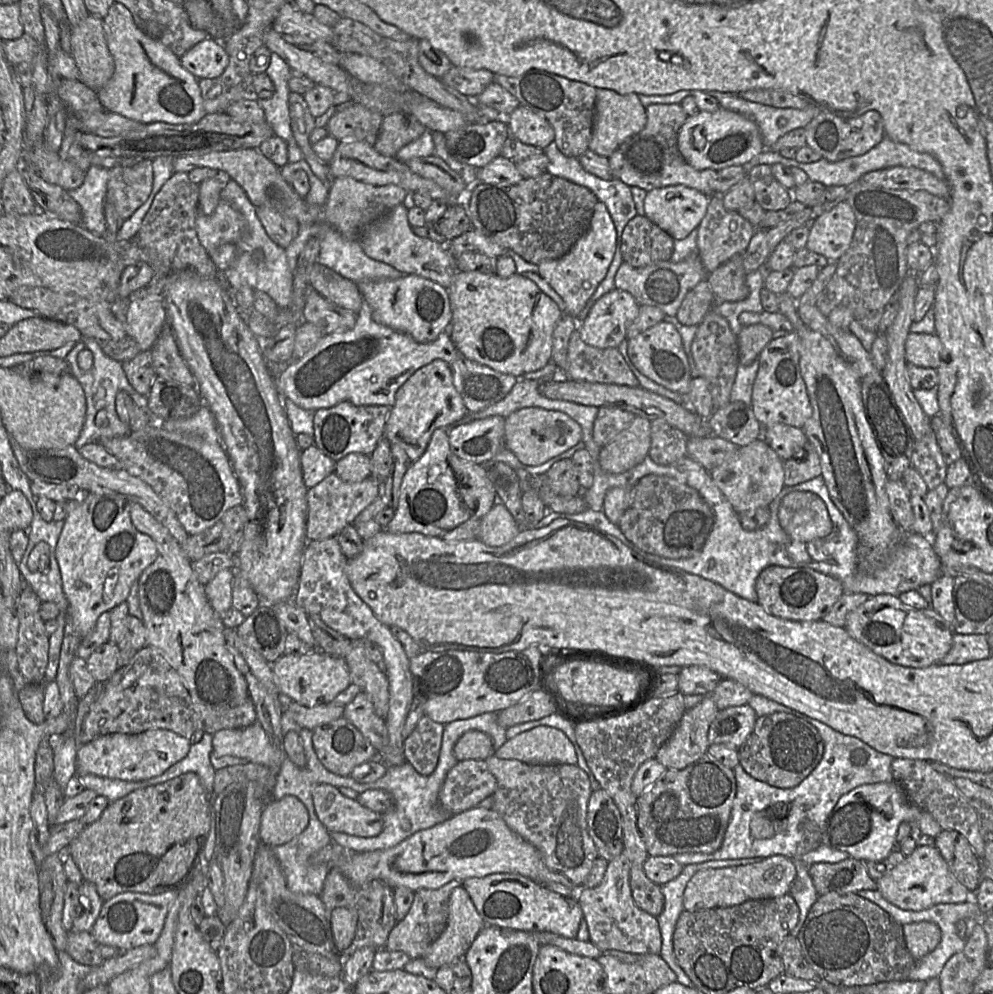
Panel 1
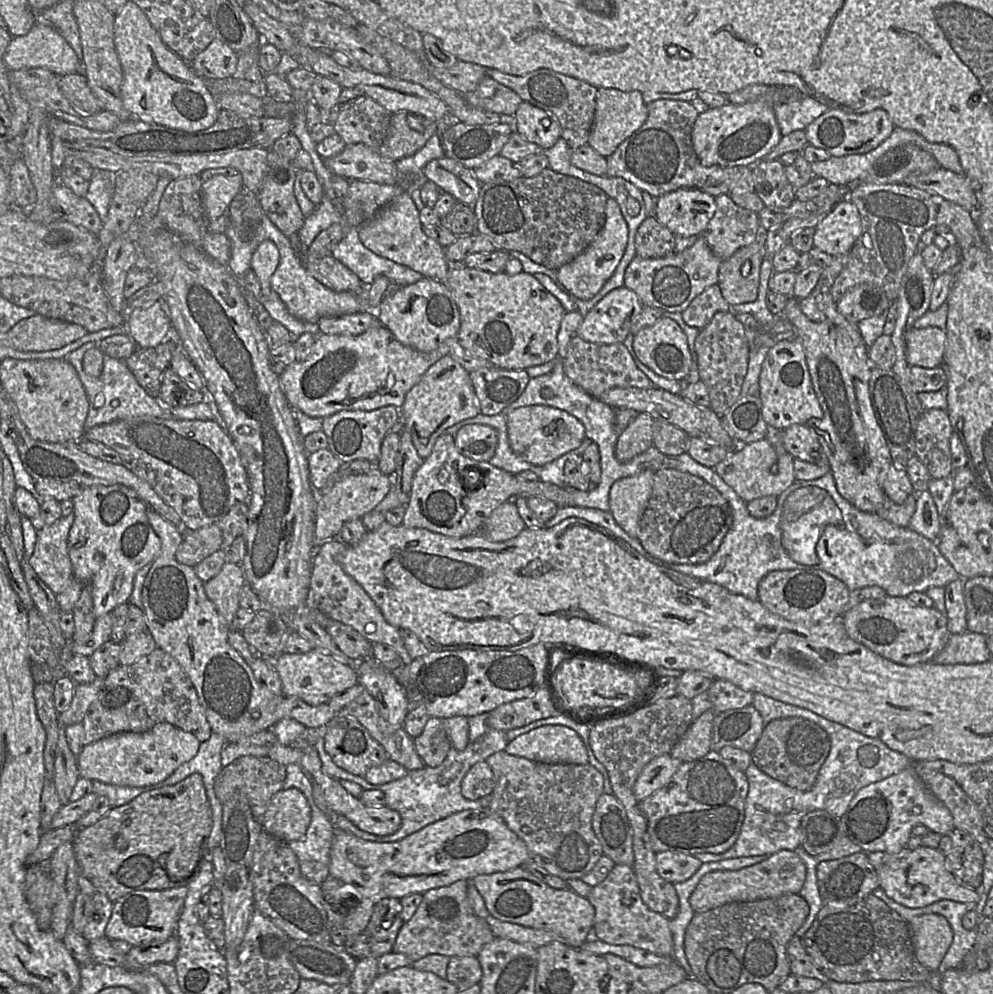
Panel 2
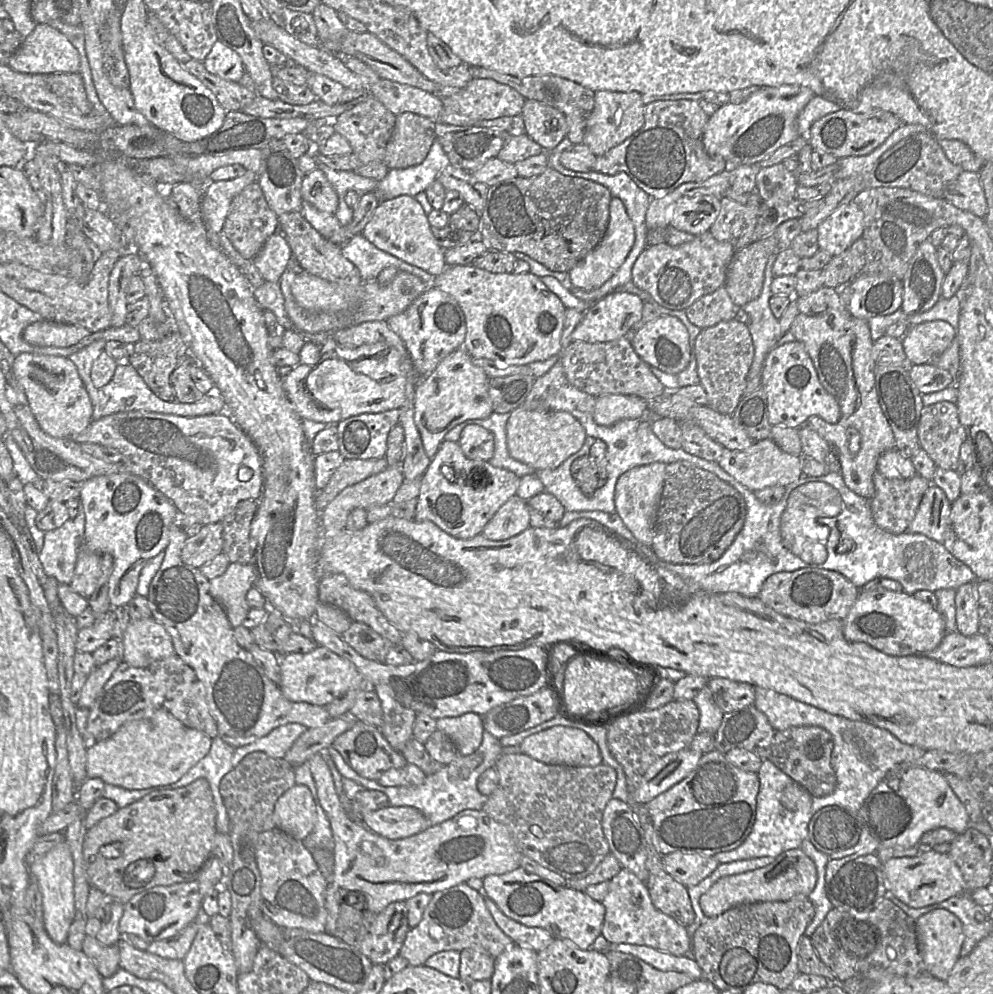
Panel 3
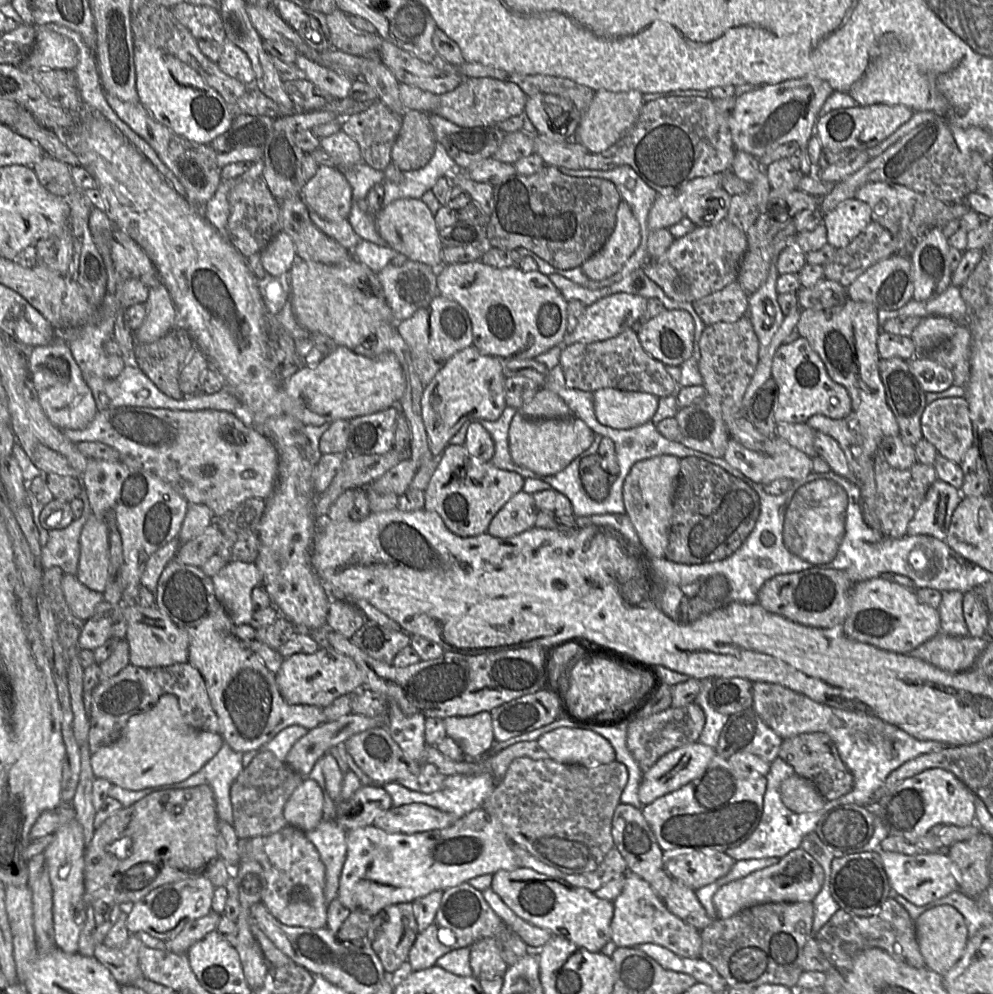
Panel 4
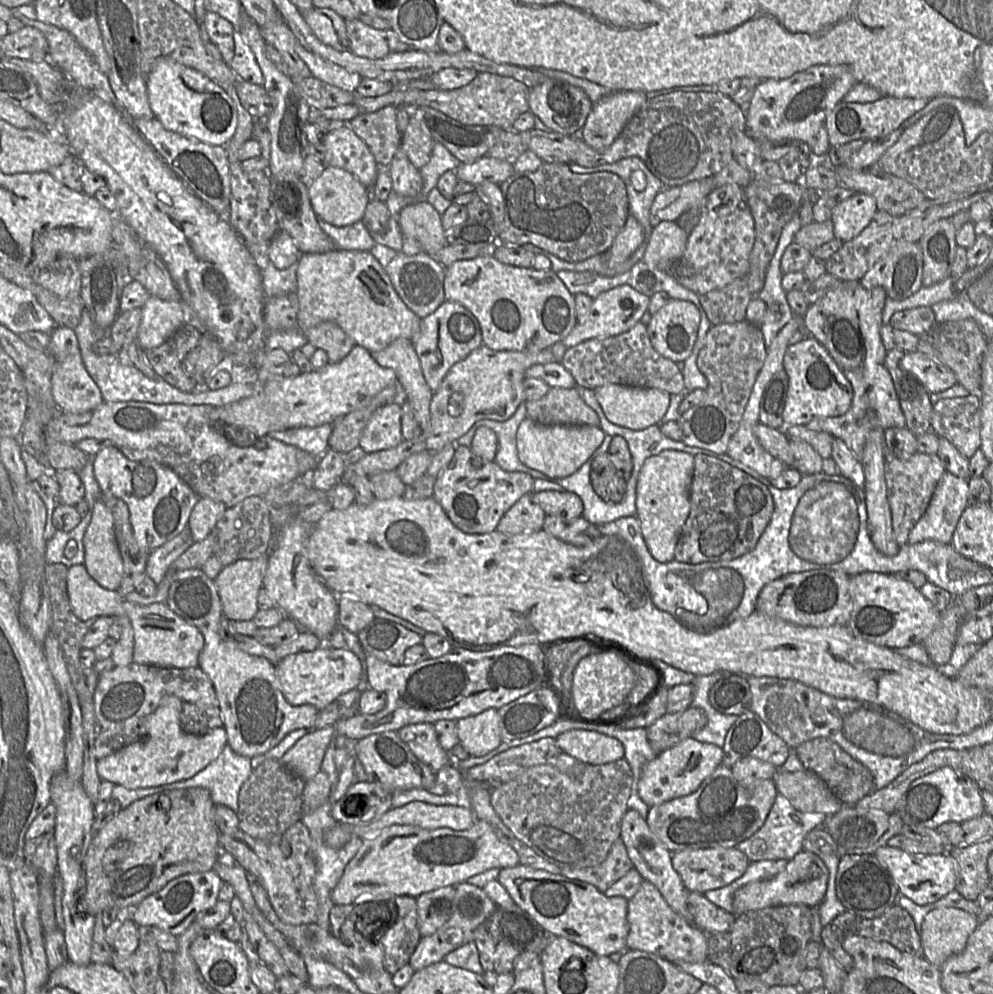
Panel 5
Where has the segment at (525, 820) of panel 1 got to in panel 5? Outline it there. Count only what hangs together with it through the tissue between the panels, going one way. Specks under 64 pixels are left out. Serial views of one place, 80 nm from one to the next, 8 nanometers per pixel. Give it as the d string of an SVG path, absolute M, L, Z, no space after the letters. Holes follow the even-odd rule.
M626 759L587 765L580 777L571 777L549 764L527 768L515 779L491 789L491 805L503 823L520 841L529 846L546 861L559 868L586 868L601 864L612 844L620 838L621 822L629 809L633 773Z

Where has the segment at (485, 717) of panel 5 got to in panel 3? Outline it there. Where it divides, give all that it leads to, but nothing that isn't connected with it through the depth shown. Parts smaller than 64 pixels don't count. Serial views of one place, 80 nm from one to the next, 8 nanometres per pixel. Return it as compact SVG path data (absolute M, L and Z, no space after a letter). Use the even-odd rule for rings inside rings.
M466 713L440 718L436 725L438 730L452 740L460 755L474 753L482 743L485 728L483 716L479 714Z

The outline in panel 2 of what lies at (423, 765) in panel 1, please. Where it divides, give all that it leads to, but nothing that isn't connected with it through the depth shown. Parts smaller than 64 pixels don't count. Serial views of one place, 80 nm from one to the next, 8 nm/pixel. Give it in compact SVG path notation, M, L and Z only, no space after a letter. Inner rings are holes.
M430 717L422 733L413 739L415 750L425 767L435 768L442 764L452 748L452 743L441 719Z

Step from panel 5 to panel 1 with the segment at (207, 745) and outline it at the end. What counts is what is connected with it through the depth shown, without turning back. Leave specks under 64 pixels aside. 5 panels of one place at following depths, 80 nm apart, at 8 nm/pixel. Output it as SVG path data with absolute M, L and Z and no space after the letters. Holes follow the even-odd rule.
M166 729L105 734L80 745L77 752L77 772L126 781L147 780L161 775L182 760L190 747L189 740Z

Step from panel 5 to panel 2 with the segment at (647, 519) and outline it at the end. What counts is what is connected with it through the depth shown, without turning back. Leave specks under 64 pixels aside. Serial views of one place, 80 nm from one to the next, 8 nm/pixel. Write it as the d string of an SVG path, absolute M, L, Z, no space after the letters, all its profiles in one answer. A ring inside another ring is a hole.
M643 470L613 483L609 492L609 512L631 537L637 538L638 524L652 493L655 471Z

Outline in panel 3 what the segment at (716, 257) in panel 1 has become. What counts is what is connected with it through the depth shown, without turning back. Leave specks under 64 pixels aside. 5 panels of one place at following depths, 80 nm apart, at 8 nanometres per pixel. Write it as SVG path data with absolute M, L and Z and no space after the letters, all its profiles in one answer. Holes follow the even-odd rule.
M726 195L720 201L719 215L709 232L716 240L729 242L735 250L740 250L752 243L760 204L740 204Z

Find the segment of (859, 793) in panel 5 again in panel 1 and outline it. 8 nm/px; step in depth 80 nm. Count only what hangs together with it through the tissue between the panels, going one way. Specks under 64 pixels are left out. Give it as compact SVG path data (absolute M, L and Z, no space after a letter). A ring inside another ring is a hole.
M784 712L759 716L753 731L738 749L739 765L746 773L782 789L799 785L818 765L823 753L824 742L817 729L807 721Z

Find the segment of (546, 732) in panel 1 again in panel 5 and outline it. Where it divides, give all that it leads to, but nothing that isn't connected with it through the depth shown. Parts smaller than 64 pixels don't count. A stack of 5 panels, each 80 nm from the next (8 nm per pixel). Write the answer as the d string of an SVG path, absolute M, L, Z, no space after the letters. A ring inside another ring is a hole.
M571 729L555 740L565 753L587 764L606 764L624 758L624 747L618 739L593 730Z

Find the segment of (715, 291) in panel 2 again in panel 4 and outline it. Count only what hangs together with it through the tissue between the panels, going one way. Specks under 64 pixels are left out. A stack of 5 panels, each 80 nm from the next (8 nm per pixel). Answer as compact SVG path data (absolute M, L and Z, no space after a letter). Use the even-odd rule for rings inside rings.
M734 281L721 290L693 301L692 306L706 326L717 322L735 322L746 313L749 296Z

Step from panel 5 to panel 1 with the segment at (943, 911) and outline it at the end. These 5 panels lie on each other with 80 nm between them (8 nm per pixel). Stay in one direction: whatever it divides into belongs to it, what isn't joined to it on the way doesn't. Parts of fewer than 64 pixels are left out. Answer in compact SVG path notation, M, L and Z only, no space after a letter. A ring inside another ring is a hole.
M929 921L906 924L903 933L906 946L916 961L932 952L942 936L939 926Z

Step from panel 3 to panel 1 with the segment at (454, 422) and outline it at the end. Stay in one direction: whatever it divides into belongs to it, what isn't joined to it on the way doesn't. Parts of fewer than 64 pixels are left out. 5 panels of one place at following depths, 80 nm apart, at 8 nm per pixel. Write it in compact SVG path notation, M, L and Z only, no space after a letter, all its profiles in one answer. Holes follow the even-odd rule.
M435 359L415 371L397 390L395 403L386 420L384 437L390 441L391 446L403 449L414 462L423 455L436 429L463 418L468 412L453 384L449 363Z

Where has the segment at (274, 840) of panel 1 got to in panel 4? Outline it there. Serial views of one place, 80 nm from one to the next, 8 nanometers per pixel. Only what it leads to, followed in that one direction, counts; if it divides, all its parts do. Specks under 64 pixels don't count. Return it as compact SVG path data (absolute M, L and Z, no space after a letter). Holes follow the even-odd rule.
M304 778L295 789L283 810L288 825L307 833L323 819L325 794L322 787L311 778Z

